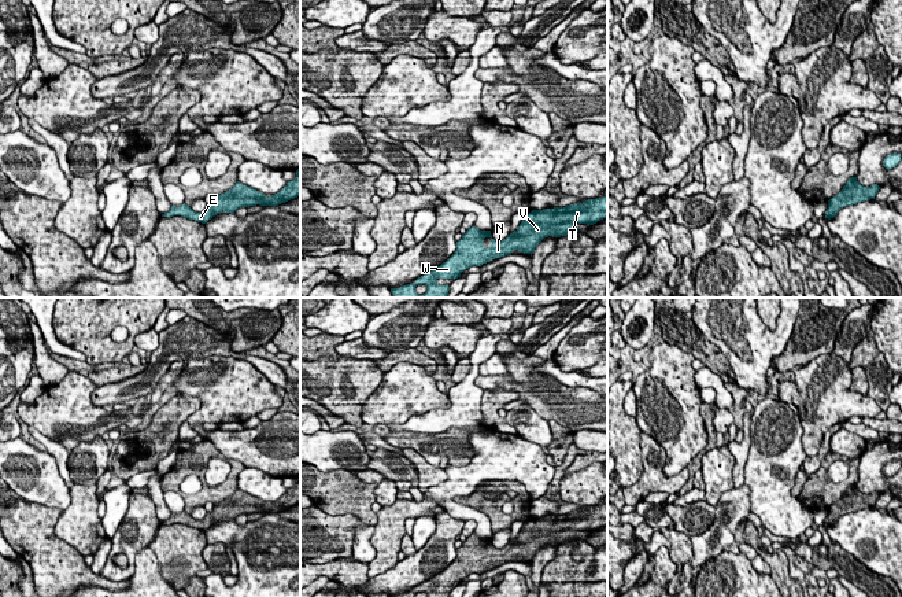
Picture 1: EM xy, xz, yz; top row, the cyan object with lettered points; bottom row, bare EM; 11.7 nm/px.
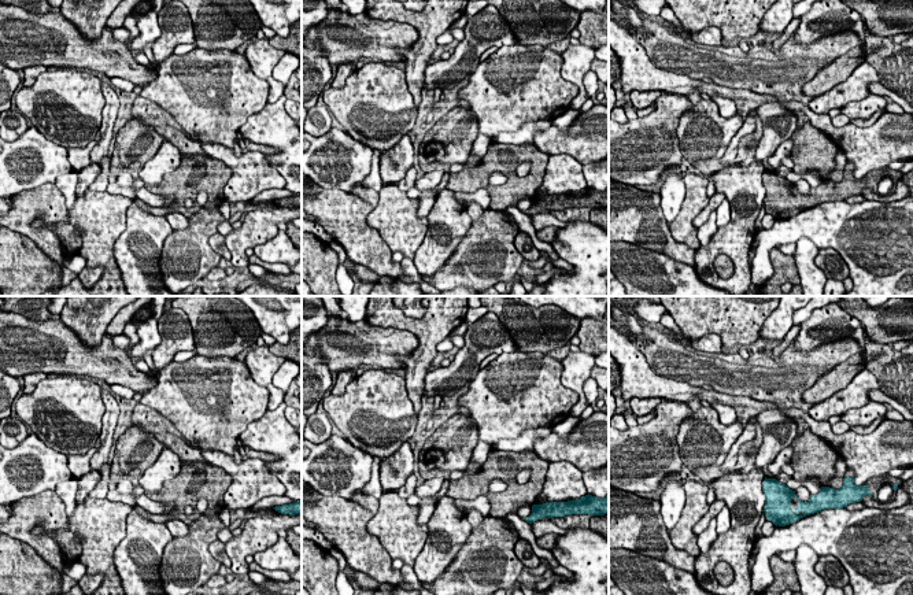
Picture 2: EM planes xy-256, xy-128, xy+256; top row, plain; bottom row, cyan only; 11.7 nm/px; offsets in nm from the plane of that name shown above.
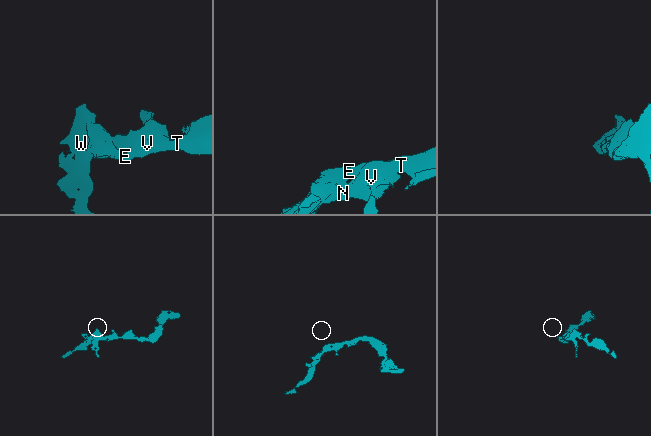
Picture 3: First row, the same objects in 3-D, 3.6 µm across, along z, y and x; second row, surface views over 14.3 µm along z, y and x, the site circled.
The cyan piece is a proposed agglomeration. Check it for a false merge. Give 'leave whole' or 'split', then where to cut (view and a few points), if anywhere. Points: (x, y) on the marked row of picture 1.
leave whole; cut none

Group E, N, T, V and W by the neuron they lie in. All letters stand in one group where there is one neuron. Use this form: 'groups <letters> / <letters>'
groups E N T V W

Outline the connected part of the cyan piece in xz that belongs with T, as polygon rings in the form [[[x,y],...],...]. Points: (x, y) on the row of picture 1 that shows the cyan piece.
[[[607,196],[588,199],[584,203],[570,204],[565,207],[532,210],[525,215],[520,226],[510,233],[504,240],[496,242],[491,231],[480,231],[472,226],[462,235],[462,239],[456,242],[455,253],[440,266],[435,268],[429,273],[418,277],[414,284],[407,284],[399,288],[391,288],[393,298],[447,298],[450,287],[448,284],[440,285],[436,283],[437,279],[458,279],[465,269],[470,266],[481,266],[495,258],[500,258],[518,250],[532,257],[537,244],[548,236],[566,236],[578,232],[573,225],[574,222],[594,225],[598,221],[607,218]]]

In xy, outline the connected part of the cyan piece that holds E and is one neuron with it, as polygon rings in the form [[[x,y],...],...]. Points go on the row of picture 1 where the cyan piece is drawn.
[[[300,167],[296,170],[296,178],[288,181],[280,192],[271,195],[270,198],[237,181],[232,189],[215,196],[214,202],[210,206],[207,204],[203,213],[196,213],[184,203],[180,207],[171,206],[171,209],[162,214],[162,217],[181,215],[206,224],[221,211],[234,213],[239,207],[249,207],[256,204],[278,206],[297,196],[300,196]]]

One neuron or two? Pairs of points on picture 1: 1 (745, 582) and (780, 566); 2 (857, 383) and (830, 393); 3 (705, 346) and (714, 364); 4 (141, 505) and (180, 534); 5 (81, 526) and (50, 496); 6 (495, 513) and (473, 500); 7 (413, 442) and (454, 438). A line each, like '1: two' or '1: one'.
1: two
2: two
3: one
4: two
5: two
6: one
7: one

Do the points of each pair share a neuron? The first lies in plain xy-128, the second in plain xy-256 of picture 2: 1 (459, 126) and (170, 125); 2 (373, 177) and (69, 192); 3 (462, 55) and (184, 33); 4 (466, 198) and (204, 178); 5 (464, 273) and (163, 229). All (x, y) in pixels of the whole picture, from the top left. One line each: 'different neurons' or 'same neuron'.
1: different neurons
2: same neuron
3: same neuron
4: different neurons
5: different neurons

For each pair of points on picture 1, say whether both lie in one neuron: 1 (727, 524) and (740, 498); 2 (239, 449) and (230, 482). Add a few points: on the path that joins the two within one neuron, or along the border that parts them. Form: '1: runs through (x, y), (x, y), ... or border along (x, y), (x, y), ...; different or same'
1: runs through (727, 518), (734, 505); same
2: border along (210, 442), (226, 457), (237, 460), (244, 467); different

